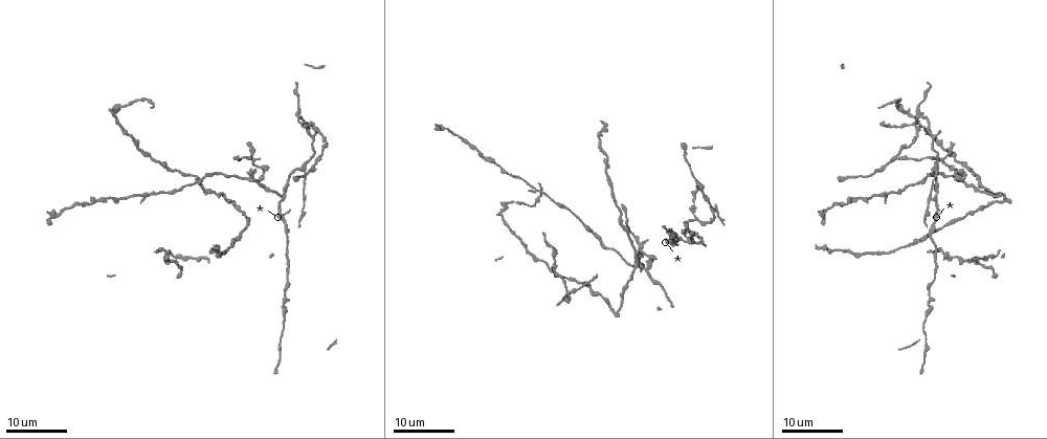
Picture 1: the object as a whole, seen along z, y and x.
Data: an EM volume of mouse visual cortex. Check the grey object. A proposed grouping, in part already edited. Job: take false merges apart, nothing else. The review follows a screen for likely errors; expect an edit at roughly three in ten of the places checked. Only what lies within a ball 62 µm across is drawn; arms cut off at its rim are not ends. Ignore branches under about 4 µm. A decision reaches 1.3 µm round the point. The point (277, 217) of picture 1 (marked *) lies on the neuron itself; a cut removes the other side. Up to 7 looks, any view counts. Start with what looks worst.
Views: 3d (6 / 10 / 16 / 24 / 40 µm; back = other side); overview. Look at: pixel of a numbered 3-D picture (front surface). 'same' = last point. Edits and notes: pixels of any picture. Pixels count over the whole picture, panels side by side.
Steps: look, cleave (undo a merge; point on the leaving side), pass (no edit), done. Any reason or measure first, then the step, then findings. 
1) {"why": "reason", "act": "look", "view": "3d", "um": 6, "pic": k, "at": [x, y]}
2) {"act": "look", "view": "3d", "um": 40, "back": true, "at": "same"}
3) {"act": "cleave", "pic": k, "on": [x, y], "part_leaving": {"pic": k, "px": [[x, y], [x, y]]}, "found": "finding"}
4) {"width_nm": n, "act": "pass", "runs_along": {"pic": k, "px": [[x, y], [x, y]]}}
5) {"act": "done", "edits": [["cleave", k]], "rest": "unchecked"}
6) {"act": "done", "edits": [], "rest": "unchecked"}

{"why": "three arms meet", "act": "look", "view": "3d", "um": 16, "pic": 1, "at": [305, 170]}

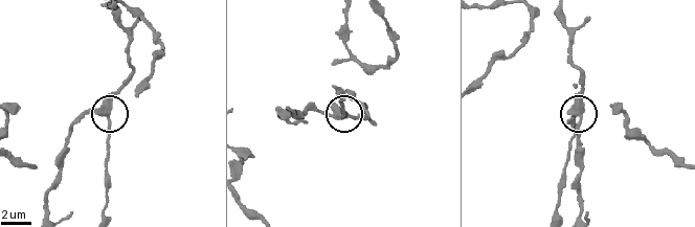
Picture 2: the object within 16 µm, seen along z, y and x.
{"act": "look", "view": "3d", "um": 6, "pic": 2, "at": [107, 111]}

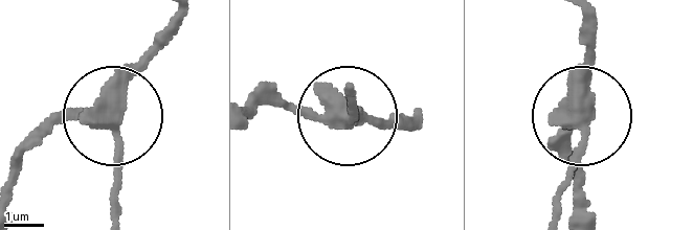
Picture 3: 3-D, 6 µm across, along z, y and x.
{"width_nm": 370, "act": "pass", "runs_along": {"pic": 3, "px": [[581, 170], [575, 117], [581, 151], [561, 210]]}, "found": "continuous, no second neuron"}

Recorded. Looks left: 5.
{"why": "three-way junction", "act": "look", "view": "3d", "um": 16, "pic": 1, "at": [912, 124]}

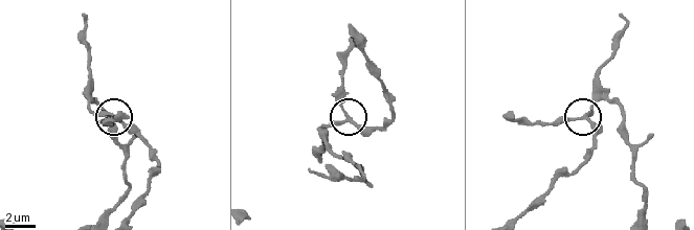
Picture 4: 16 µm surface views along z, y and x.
{"act": "look", "view": "3d", "um": 6, "pic": 4, "at": [345, 113]}

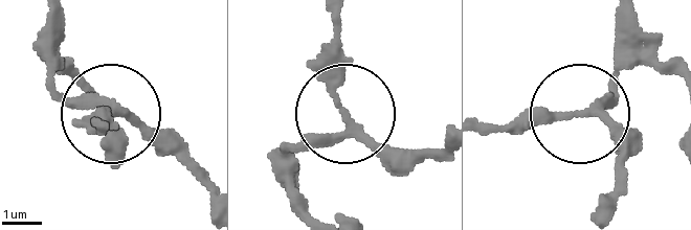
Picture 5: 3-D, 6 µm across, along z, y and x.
{"width_nm": 190, "act": "pass", "runs_along": {"pic": 5, "px": [[678, 74], [639, 64], [611, 97], [578, 114], [488, 131]]}, "found": "one neuron here"}

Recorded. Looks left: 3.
{"why": "branch point", "act": "look", "view": "3d", "um": 16, "pic": 1, "at": [963, 183]}

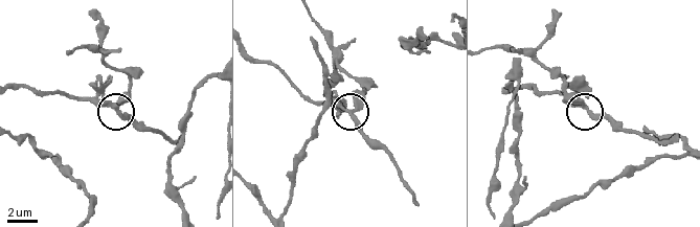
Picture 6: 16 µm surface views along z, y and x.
{"act": "look", "view": "3d", "um": 6, "pic": 6, "at": [114, 106]}

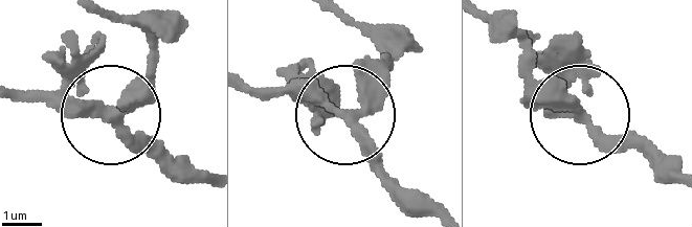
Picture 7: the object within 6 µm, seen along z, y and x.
{"act": "look", "view": "3d", "um": 6, "back": true, "pic": 7, "at": [578, 115]}

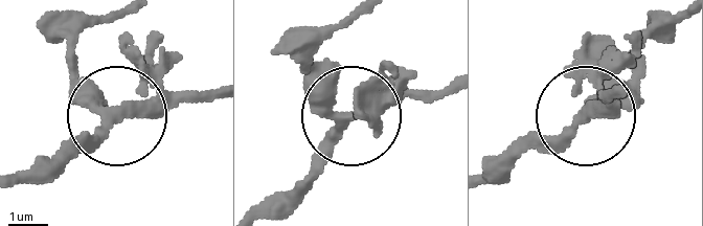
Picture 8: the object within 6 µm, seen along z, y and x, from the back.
{"width_nm": 250, "act": "pass", "found": "one neuron here"}

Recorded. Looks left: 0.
{"act": "done", "edits": [], "rest": "unchecked"}

